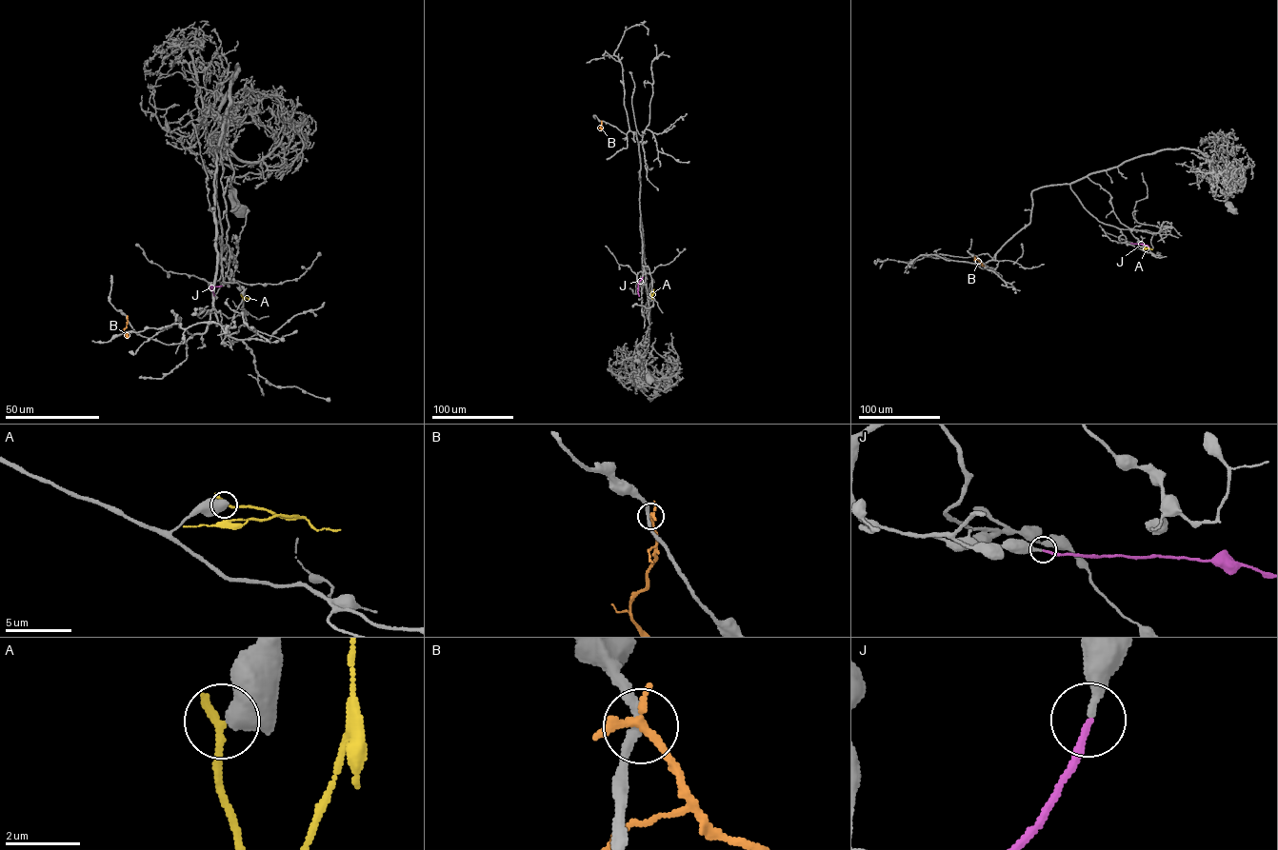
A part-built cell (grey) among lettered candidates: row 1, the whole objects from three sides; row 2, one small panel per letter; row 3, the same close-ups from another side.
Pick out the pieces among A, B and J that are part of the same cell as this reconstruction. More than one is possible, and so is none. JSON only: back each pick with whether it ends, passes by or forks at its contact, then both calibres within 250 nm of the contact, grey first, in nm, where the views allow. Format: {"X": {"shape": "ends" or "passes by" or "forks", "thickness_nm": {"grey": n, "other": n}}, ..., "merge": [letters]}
{"J": {"shape": "ends", "thickness_nm": {"grey": 280, "other": 180}}, "merge": ["J"]}

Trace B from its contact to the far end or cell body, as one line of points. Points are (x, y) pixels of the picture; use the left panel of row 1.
B: (127, 317), (124, 332), (128, 338)

